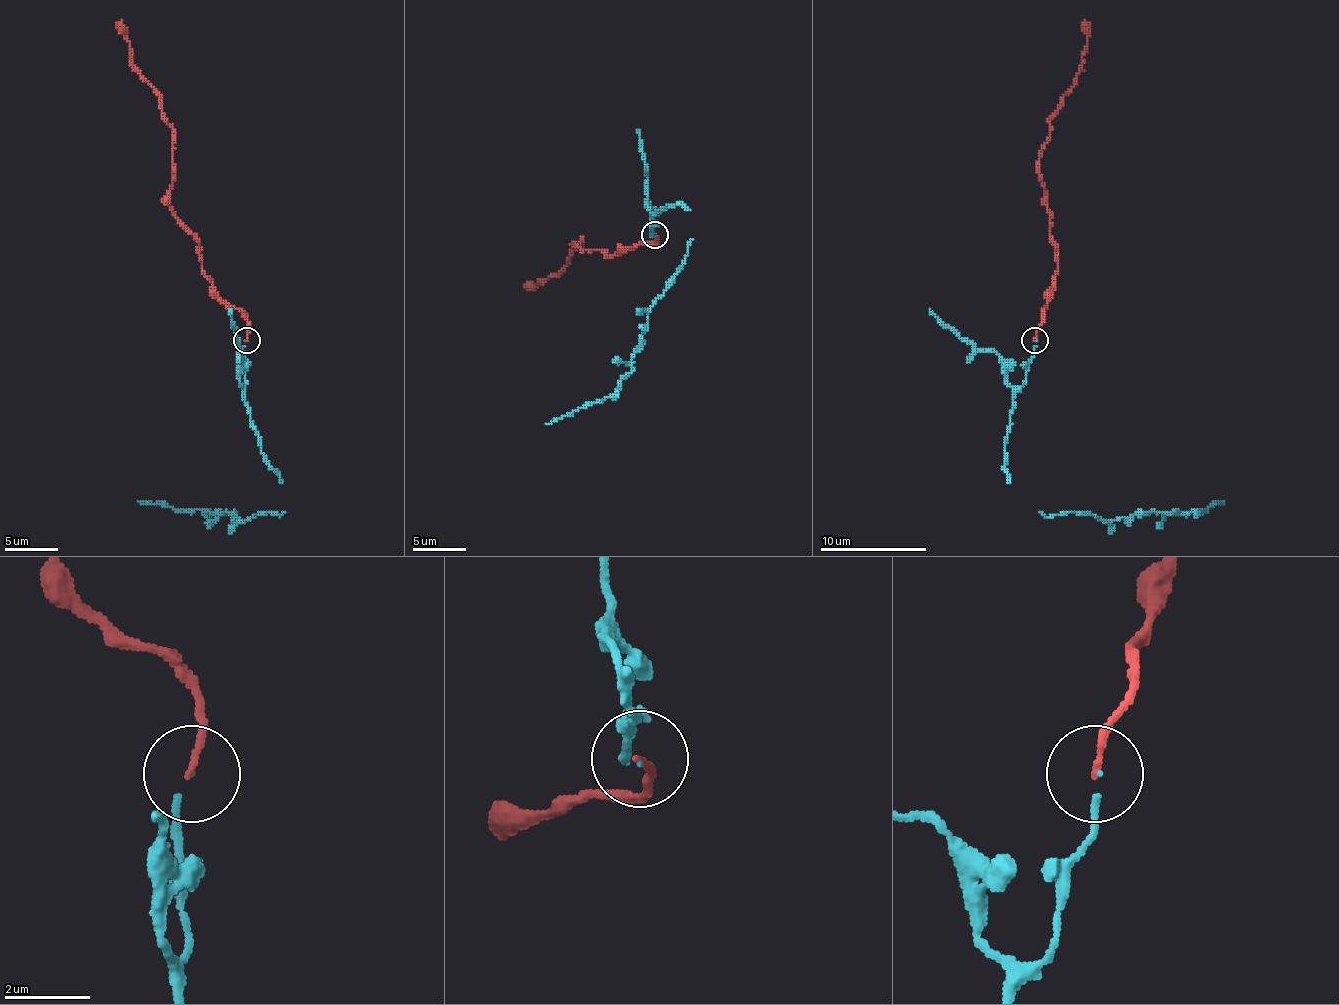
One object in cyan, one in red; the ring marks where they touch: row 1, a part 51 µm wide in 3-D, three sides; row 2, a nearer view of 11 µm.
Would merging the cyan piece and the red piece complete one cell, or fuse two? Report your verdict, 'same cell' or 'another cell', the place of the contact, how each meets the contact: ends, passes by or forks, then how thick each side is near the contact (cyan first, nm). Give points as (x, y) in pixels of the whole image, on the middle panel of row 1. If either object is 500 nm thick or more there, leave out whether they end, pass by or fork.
same cell; place (655, 234); cyan ends; red ends; calibres 80 and 140 nm

